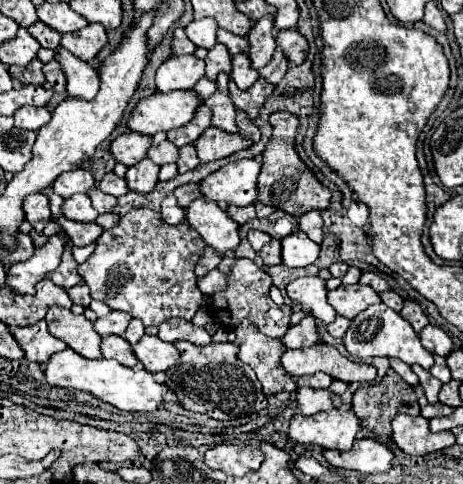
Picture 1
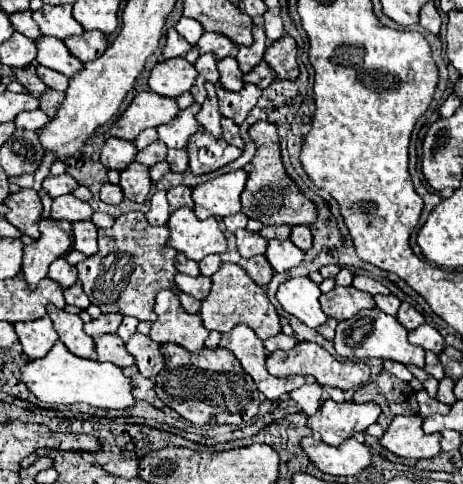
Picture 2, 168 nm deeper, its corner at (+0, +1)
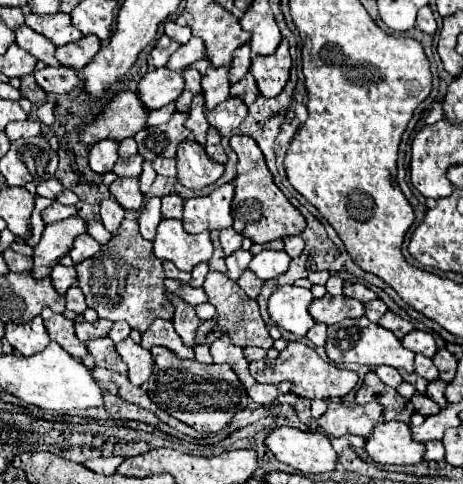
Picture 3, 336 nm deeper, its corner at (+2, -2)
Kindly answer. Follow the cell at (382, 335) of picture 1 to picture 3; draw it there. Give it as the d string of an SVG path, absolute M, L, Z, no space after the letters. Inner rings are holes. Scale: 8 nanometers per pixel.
M365 317L359 319L343 319L327 329L327 343L325 343L327 357L333 363L359 363L367 367L379 367L389 365L395 369L405 369L407 373L413 371L413 357L409 349L401 347L401 341L387 329L379 327L377 323L367 321Z

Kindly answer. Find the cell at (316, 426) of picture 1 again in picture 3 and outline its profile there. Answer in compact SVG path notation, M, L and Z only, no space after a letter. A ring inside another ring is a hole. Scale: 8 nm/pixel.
M327 403L327 411L317 419L317 423L325 429L329 437L343 435L359 435L369 437L373 425L383 421L383 405L381 403Z

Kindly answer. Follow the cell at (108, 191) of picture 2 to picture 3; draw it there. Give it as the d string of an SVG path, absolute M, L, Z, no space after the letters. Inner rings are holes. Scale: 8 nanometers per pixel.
M105 199L101 203L101 221L111 235L117 235L123 219L125 219L125 209L115 199Z

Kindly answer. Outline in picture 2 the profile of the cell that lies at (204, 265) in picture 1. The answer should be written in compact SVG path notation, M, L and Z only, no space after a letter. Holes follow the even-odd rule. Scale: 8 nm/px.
M179 254L177 256L177 270L181 272L181 274L189 274L189 276L199 276L201 274L201 268L199 268L199 262L195 262L195 260L191 260L191 258L187 258L185 254Z

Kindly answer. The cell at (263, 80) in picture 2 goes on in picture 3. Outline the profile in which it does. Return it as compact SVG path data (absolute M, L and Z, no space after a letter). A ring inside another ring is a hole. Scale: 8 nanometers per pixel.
M247 73L245 79L241 79L239 83L231 85L229 97L237 97L237 99L241 99L245 105L251 105L251 103L259 97L259 95L257 95L257 85L253 83L253 77Z

